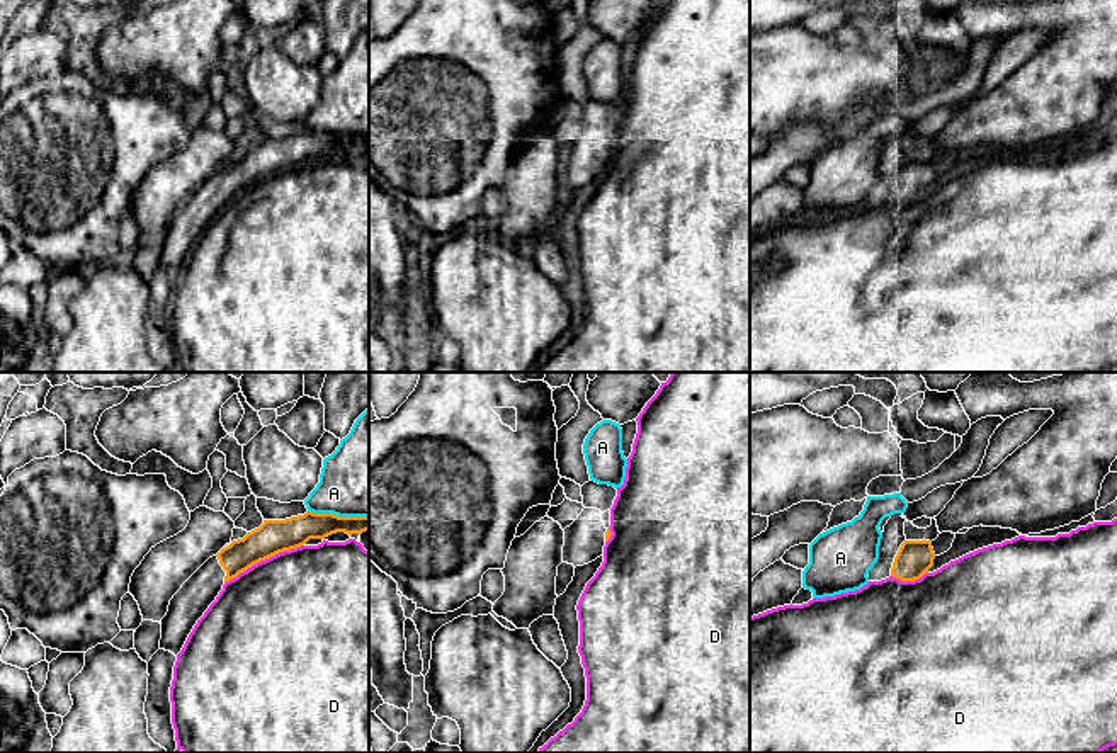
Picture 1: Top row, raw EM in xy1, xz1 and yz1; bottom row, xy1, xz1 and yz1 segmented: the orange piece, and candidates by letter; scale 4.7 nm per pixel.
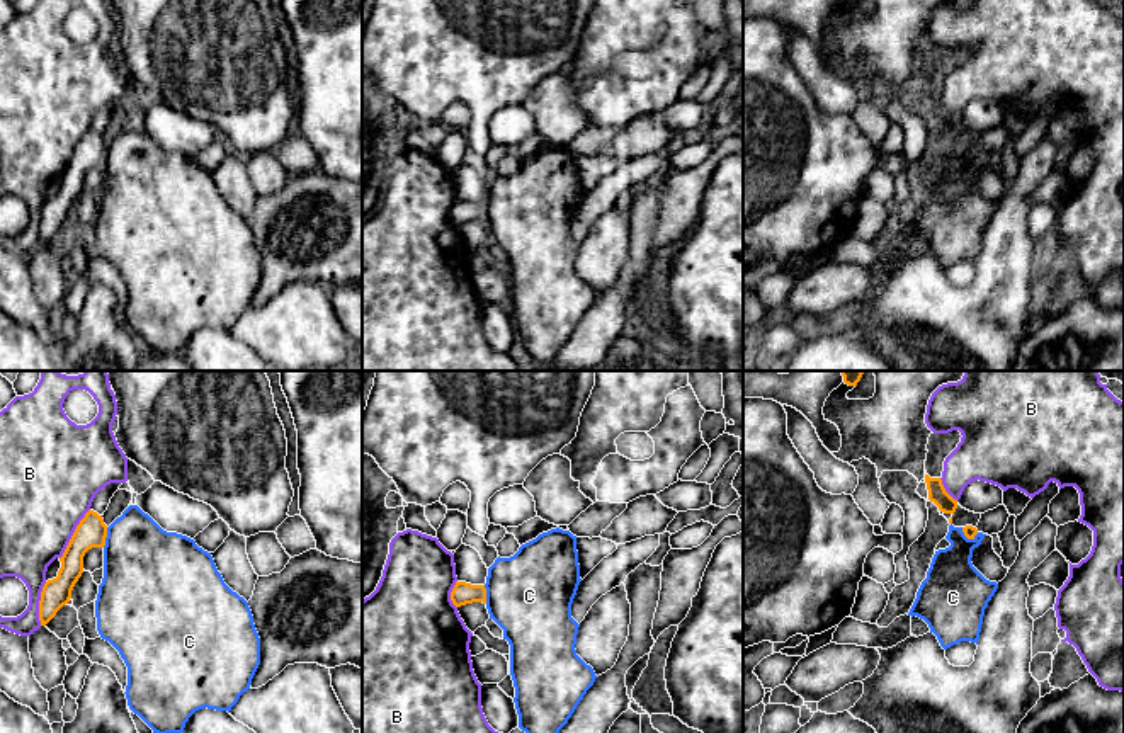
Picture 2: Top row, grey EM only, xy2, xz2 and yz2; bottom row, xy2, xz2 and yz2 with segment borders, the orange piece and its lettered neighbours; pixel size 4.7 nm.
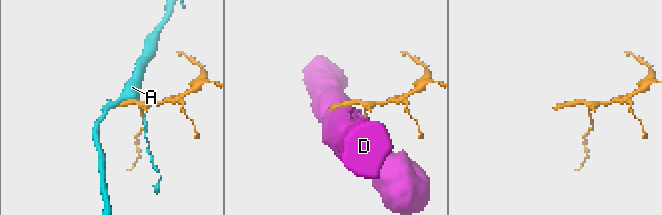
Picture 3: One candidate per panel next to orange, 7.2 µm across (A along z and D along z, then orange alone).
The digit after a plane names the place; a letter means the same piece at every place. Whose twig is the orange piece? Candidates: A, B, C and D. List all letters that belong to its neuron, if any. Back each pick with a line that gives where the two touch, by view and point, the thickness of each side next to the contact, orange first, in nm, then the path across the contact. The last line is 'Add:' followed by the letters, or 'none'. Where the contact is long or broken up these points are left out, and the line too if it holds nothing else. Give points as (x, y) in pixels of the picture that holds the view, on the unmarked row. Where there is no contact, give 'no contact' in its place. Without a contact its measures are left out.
Add: none

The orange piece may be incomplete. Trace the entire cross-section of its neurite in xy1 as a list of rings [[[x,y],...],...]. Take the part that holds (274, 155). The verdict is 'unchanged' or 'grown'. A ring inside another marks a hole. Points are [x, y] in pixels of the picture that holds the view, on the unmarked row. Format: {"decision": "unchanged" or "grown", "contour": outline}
{"decision": "grown", "contour": [[[306,131],[286,139],[264,139],[258,148],[209,177],[173,214],[168,231],[160,241],[160,269],[177,275],[197,240],[223,209],[223,204],[253,184],[301,167],[309,158],[325,160],[337,151],[345,151],[352,156],[366,150],[369,150],[369,136]]]}

